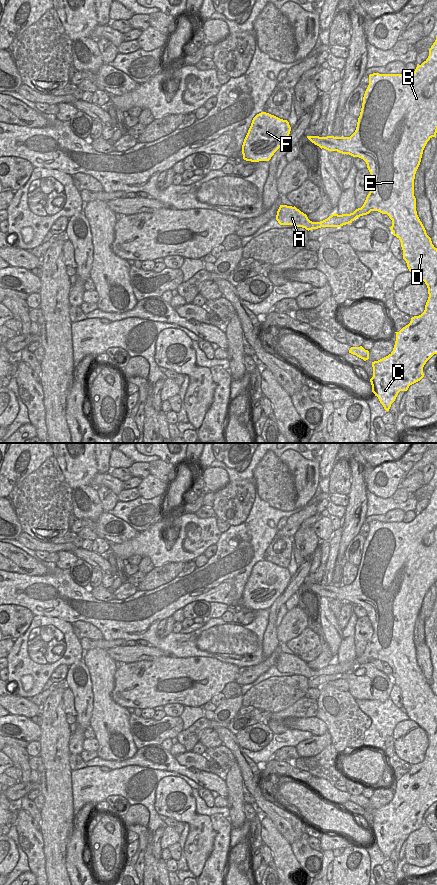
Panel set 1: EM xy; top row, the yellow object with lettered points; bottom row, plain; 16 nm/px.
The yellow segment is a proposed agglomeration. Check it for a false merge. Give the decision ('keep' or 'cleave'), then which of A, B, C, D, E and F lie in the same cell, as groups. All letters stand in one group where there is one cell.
keep; A B C D E F

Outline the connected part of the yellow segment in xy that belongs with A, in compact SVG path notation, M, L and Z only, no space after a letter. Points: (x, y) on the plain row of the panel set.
M437 485L429 497L428 506L421 513L417 513L413 521L369 523L369 533L363 545L357 575L350 585L307 584L321 597L349 602L366 610L374 632L363 654L350 662L334 661L320 670L310 669L307 663L295 654L280 653L276 663L280 673L293 673L308 679L321 675L341 675L371 659L387 662L392 668L392 674L389 676L401 690L403 707L409 719L425 730L429 745L424 760L412 765L408 773L395 780L393 799L388 804L372 810L373 825L370 827L372 840L386 859L389 859L400 839L407 839L410 833L424 825L424 813L437 802L437 696L432 692L417 663L414 644L414 627L423 598L432 585L436 586L436 581Z

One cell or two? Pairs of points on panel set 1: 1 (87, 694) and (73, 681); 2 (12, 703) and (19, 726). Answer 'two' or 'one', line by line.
1: one
2: two

